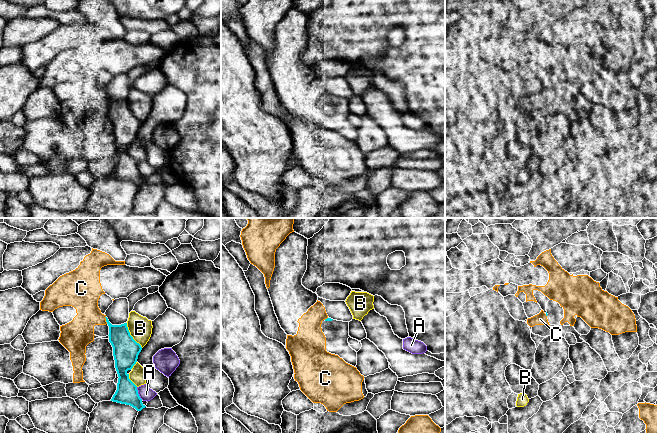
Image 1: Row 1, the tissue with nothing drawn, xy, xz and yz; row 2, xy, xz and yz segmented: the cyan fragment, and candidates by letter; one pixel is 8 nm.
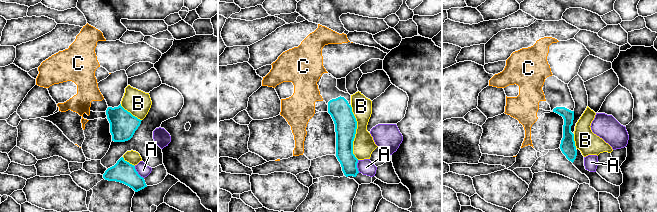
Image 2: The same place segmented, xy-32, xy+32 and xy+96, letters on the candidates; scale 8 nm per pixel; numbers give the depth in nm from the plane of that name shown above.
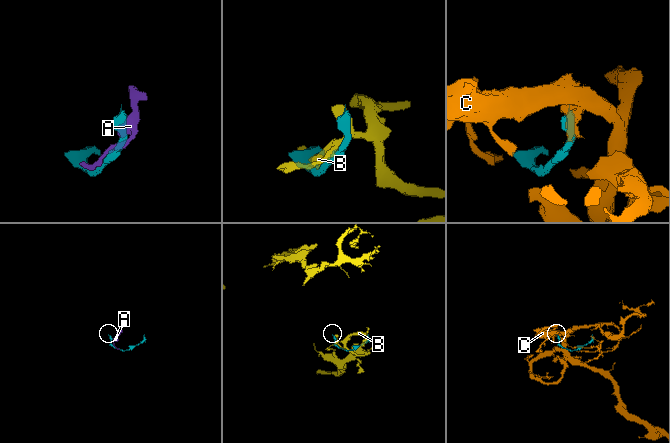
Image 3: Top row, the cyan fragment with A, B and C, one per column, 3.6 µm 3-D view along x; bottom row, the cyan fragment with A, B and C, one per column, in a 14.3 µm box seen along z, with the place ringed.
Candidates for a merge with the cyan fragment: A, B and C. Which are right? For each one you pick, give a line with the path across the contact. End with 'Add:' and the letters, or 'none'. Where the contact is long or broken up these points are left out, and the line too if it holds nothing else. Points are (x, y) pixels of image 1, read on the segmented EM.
Add: none

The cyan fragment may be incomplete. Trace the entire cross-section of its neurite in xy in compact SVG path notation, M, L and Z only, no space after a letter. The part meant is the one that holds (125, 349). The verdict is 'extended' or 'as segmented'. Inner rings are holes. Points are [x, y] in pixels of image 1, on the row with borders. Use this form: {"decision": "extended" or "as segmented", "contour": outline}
{"decision": "as segmented", "contour": "M105 318L109 326L109 342L113 347L115 368L119 377L117 390L111 401L130 405L137 411L141 411L146 406L142 403L137 386L129 379L127 371L136 364L142 347L130 335L127 323L112 325L108 318Z"}

